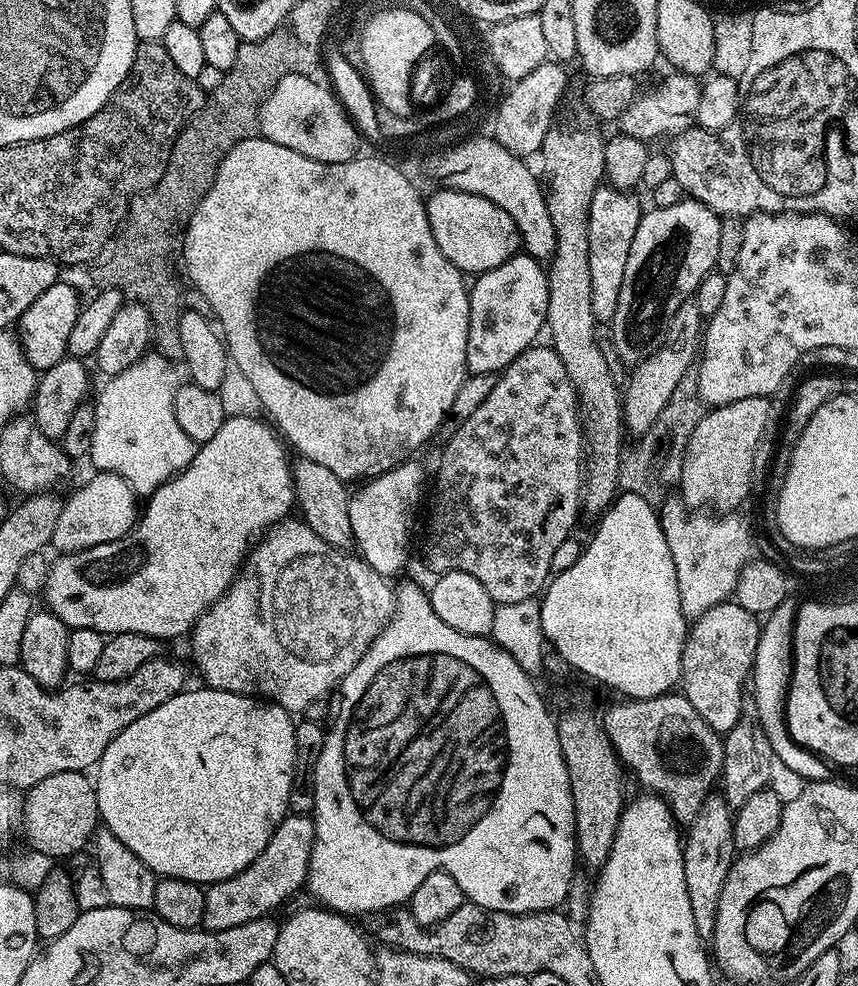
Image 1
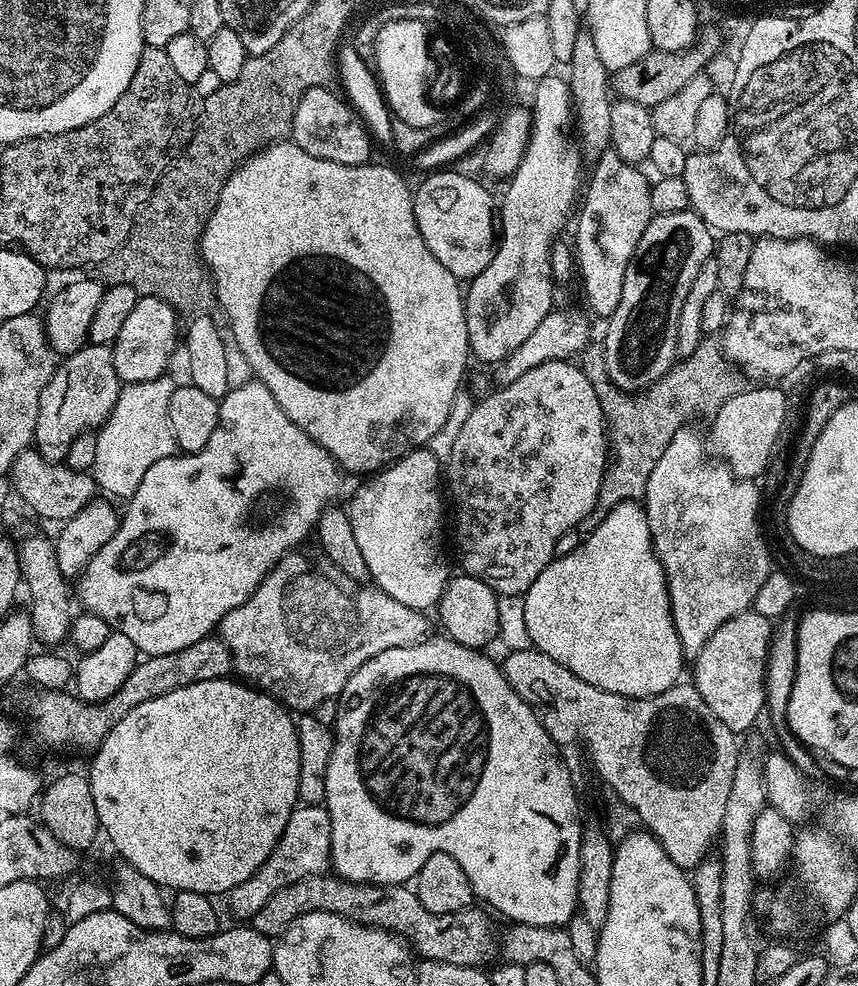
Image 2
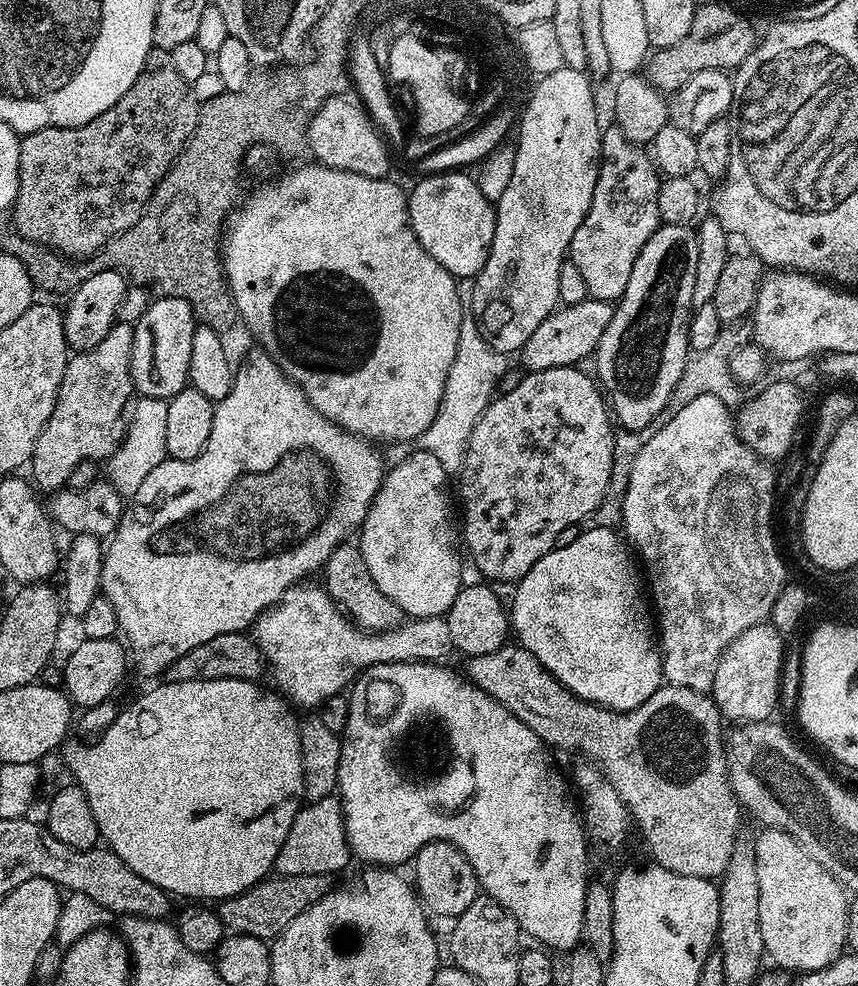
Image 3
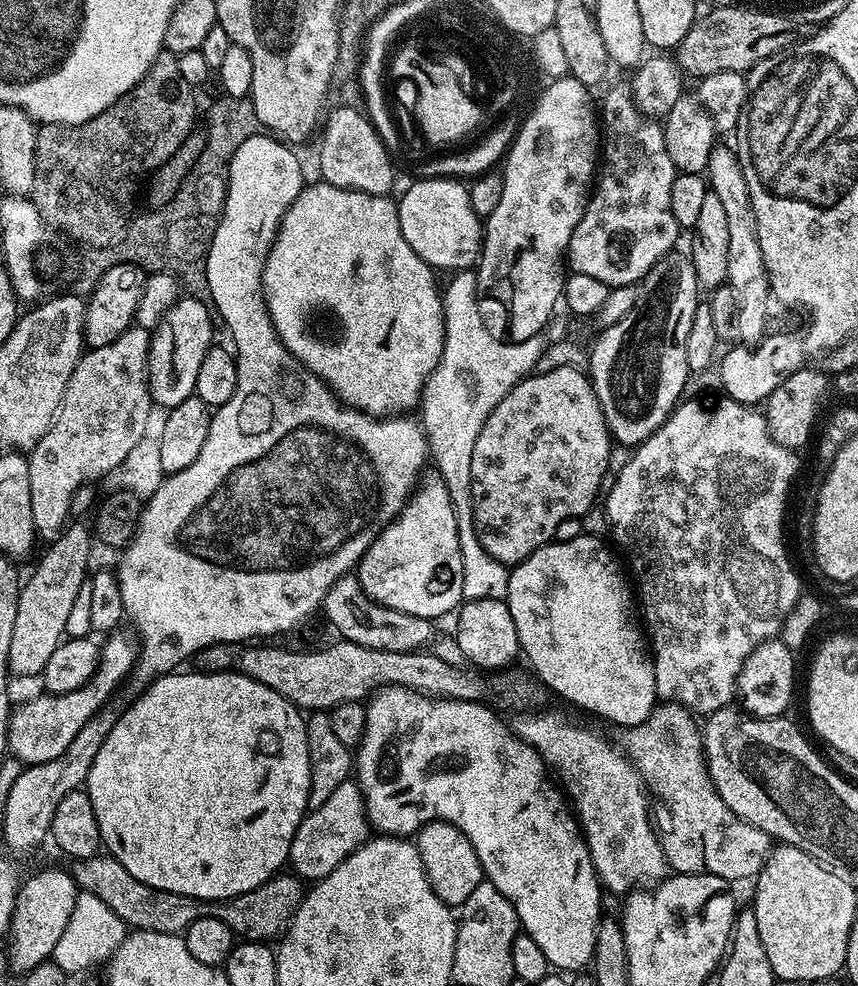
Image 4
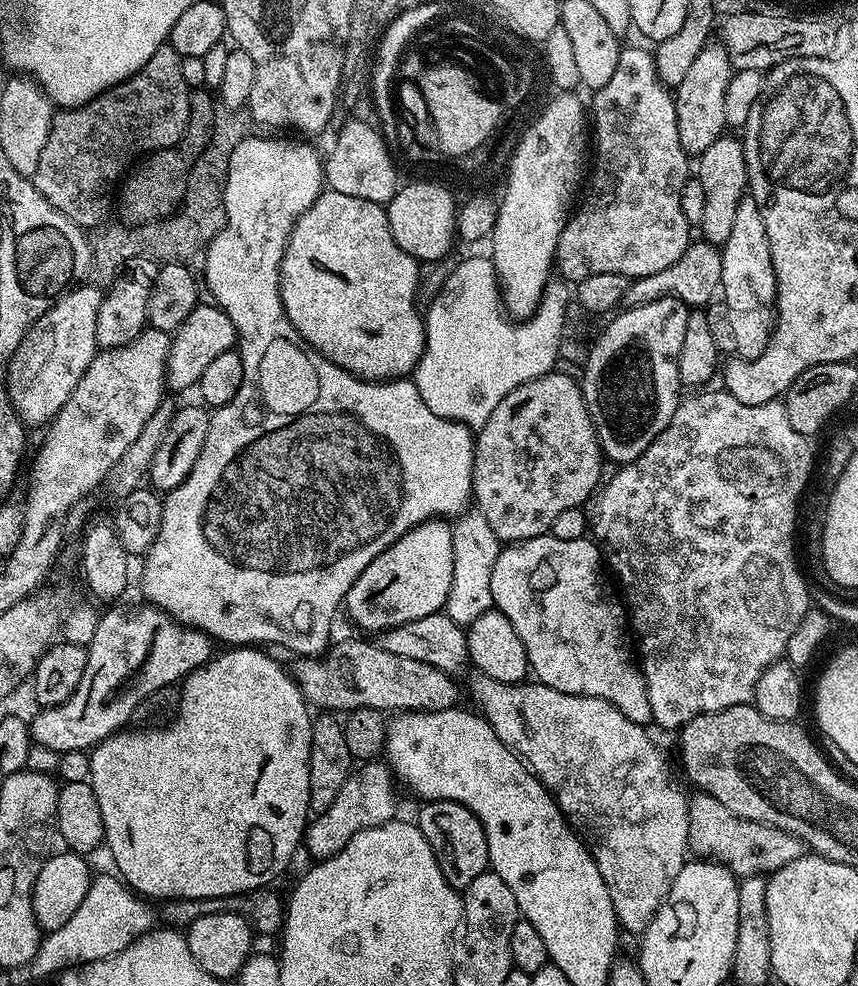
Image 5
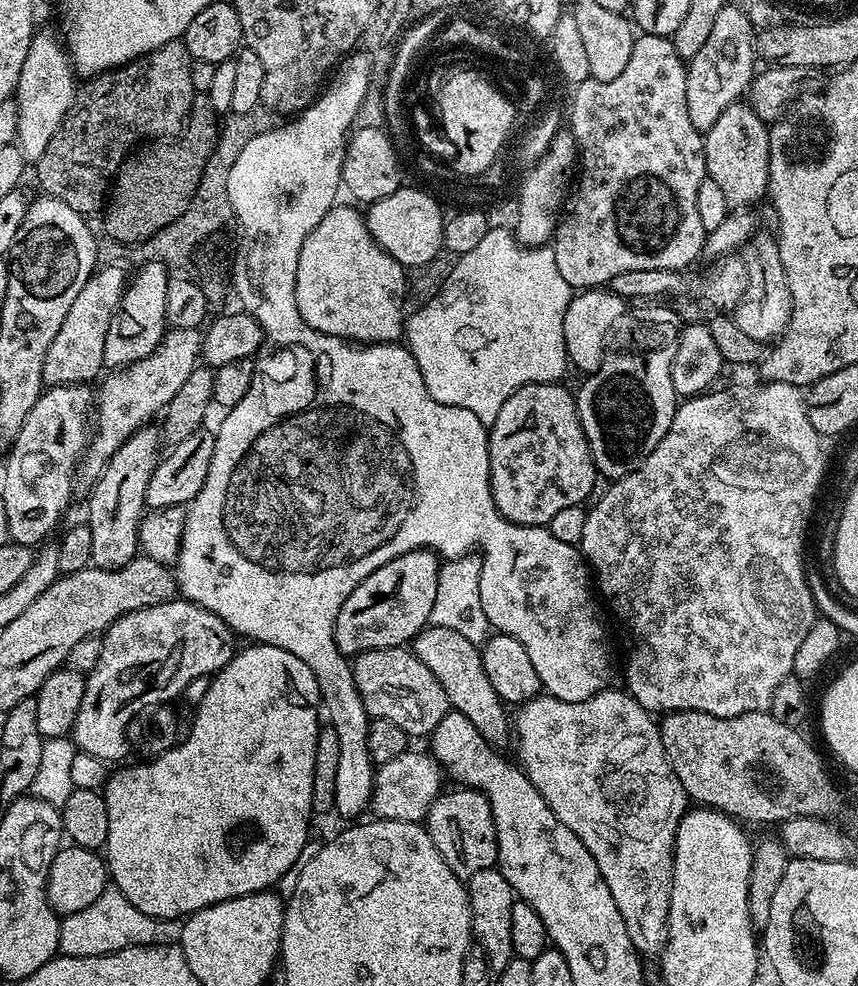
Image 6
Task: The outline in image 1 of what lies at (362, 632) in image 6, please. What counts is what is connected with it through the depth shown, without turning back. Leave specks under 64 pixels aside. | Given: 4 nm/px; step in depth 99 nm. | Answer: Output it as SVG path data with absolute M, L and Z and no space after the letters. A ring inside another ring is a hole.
M409 458L404 463L386 470L380 476L363 481L360 488L348 497L352 539L359 555L378 574L393 578L408 560L408 523L416 516L420 495L424 492L424 468L419 459Z

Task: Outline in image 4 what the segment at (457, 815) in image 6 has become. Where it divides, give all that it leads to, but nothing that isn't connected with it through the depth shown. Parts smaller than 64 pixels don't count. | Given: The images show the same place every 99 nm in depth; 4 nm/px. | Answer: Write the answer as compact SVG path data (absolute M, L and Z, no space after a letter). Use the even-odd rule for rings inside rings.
M431 820L429 824L423 824L419 832L415 833L414 843L422 858L426 878L434 894L438 894L442 902L450 906L462 906L475 888L485 883L482 862L478 862L478 854L474 846L470 846L470 838L466 838L466 834L458 826L445 820Z

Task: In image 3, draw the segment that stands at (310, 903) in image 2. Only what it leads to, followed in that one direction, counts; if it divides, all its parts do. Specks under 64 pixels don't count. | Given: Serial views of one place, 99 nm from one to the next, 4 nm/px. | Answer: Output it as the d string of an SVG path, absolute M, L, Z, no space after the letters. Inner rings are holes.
M298 874L297 876L273 875L265 878L253 888L247 888L242 894L231 896L219 901L214 911L220 915L225 929L237 936L253 936L265 942L271 942L302 914L314 902L318 902L327 892L332 891L334 880L332 876L318 874ZM273 879L273 880L272 880Z

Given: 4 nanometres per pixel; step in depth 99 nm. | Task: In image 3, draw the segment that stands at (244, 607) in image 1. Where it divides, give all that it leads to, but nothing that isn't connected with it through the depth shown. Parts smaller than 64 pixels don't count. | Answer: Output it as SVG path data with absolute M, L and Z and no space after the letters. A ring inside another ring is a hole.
M304 582L291 588L274 607L265 610L254 625L254 639L270 669L270 676L272 672L273 678L276 679L275 687L293 705L301 704L302 707L308 708L304 710L315 709L330 697L341 695L353 683L357 673L375 664L392 664L396 660L440 662L445 659L443 656L453 655L454 652L450 626L444 616L408 618L395 628L372 632L356 627L330 599L323 587L316 585L315 588L312 582Z

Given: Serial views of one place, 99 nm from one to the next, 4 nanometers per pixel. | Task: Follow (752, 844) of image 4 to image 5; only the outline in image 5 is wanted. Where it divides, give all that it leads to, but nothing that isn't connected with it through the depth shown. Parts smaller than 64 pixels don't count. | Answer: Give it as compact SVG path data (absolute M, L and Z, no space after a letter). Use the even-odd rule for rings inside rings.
M707 794L693 795L688 801L688 846L691 855L723 864L737 878L764 876L806 855L806 845L794 834L778 830L772 824L759 824L735 816L718 798Z

